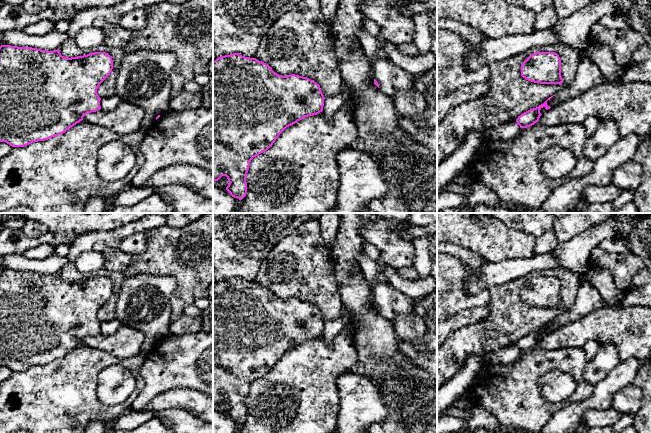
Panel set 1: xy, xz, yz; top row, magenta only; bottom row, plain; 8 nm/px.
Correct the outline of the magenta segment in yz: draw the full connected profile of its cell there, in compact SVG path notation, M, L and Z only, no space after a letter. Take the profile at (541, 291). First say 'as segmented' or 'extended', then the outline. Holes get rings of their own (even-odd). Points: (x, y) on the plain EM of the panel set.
as segmented | M536 276L521 289L521 299L534 307L561 309L561 283L555 276Z

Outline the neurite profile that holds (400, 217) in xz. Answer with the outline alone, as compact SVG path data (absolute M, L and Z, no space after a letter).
M375 213L377 216L382 218L388 218L404 223L409 220L411 213Z

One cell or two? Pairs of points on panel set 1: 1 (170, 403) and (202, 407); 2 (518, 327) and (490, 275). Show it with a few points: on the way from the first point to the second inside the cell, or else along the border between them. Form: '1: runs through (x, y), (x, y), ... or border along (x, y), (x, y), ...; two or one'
1: runs through (178, 403), (194, 403); one
2: border along (517, 277), (496, 284), (490, 290); two

